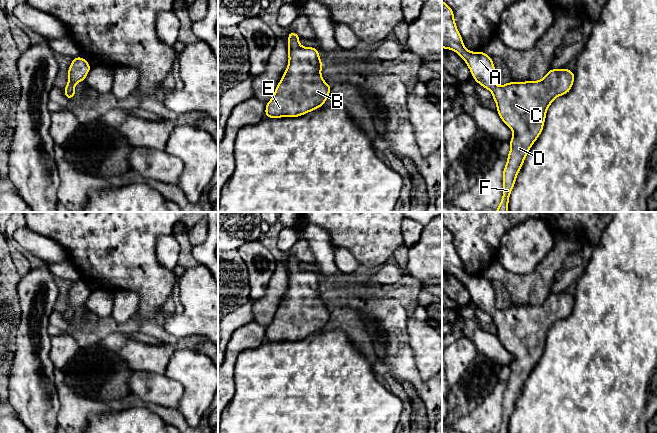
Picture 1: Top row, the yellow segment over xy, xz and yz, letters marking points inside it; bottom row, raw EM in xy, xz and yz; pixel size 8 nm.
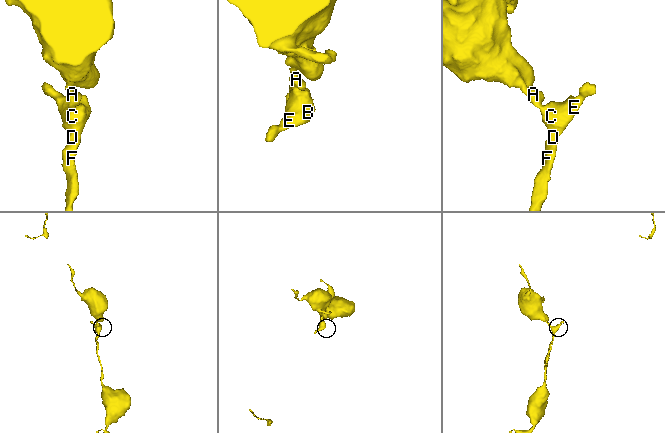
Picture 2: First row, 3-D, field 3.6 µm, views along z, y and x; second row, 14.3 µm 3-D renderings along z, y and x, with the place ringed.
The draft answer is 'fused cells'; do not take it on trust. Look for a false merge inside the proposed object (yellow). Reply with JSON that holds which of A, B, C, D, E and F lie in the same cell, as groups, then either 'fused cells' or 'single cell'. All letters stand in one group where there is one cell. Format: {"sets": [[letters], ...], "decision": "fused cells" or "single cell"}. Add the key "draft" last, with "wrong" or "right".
{"sets": [["A", "B", "C", "D", "E", "F"]], "decision": "single cell", "draft": "wrong"}

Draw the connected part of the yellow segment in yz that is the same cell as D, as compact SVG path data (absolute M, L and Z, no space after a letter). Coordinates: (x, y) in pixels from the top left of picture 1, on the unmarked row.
M442 224L442 272L455 275L461 280L469 291L473 303L492 316L493 323L497 329L497 337L501 344L513 355L510 364L510 376L507 387L503 394L503 420L497 433L508 433L510 417L515 409L516 401L524 387L524 384L543 355L546 336L550 328L558 320L567 318L573 309L574 296L566 292L550 293L542 304L525 306L507 306L503 310L495 308L495 290L491 280L479 276L470 276L463 268L454 244L453 234Z

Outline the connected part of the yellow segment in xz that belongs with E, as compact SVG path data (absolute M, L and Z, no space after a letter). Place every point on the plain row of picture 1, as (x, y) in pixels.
M295 256L288 257L288 291L278 307L274 319L266 327L266 342L299 341L323 330L331 312L321 300L323 287L319 282L319 274L313 271L303 271L299 268L301 261Z

